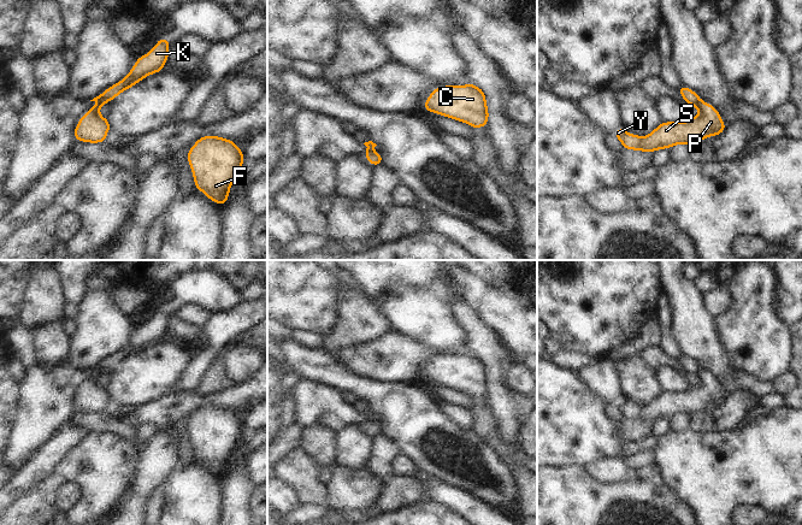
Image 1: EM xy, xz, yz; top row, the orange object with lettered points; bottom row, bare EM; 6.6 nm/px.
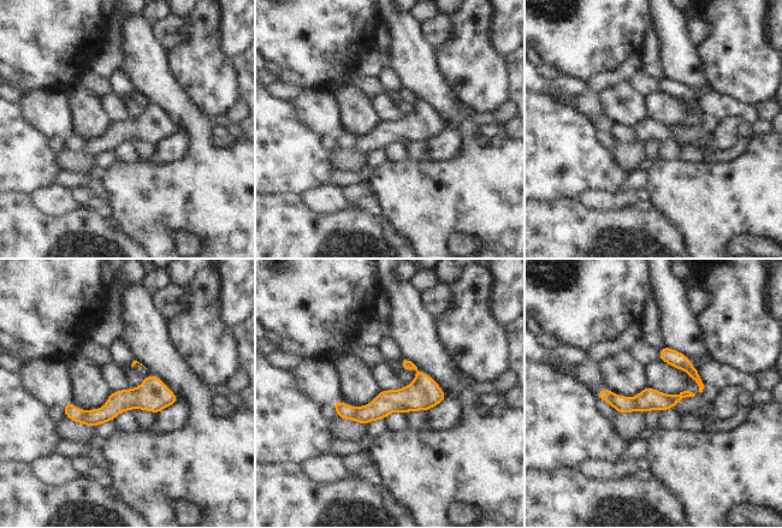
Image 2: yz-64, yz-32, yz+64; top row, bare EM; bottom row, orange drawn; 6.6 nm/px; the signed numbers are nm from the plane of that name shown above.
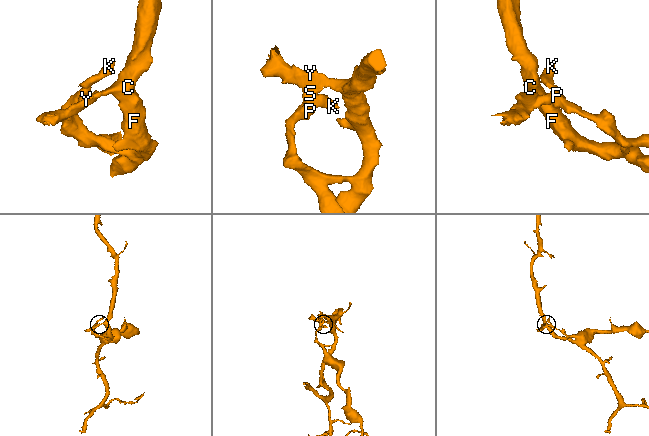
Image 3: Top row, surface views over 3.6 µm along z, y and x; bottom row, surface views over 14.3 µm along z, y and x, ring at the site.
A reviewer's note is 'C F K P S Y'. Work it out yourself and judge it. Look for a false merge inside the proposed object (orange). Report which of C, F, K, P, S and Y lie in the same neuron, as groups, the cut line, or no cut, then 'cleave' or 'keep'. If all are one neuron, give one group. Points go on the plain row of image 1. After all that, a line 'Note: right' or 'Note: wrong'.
C F P S Y / K; cut in xy along (104, 372), (96, 375); cleave
Note: wrong

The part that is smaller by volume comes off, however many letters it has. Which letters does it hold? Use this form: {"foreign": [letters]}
{"foreign": ["K"]}

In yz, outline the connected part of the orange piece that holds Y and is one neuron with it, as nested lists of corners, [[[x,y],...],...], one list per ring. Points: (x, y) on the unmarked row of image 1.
[[[700,370],[696,377],[698,385],[689,387],[686,391],[661,391],[647,406],[627,402],[623,396],[615,399],[613,405],[624,419],[653,423],[677,414],[692,415],[709,406],[720,406],[729,397],[720,382],[709,372]]]

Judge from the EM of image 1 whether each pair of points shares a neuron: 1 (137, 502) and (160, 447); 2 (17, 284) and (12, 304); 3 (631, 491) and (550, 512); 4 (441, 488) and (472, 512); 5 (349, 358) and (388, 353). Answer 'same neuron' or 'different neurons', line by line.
1: same neuron
2: same neuron
3: same neuron
4: same neuron
5: same neuron

